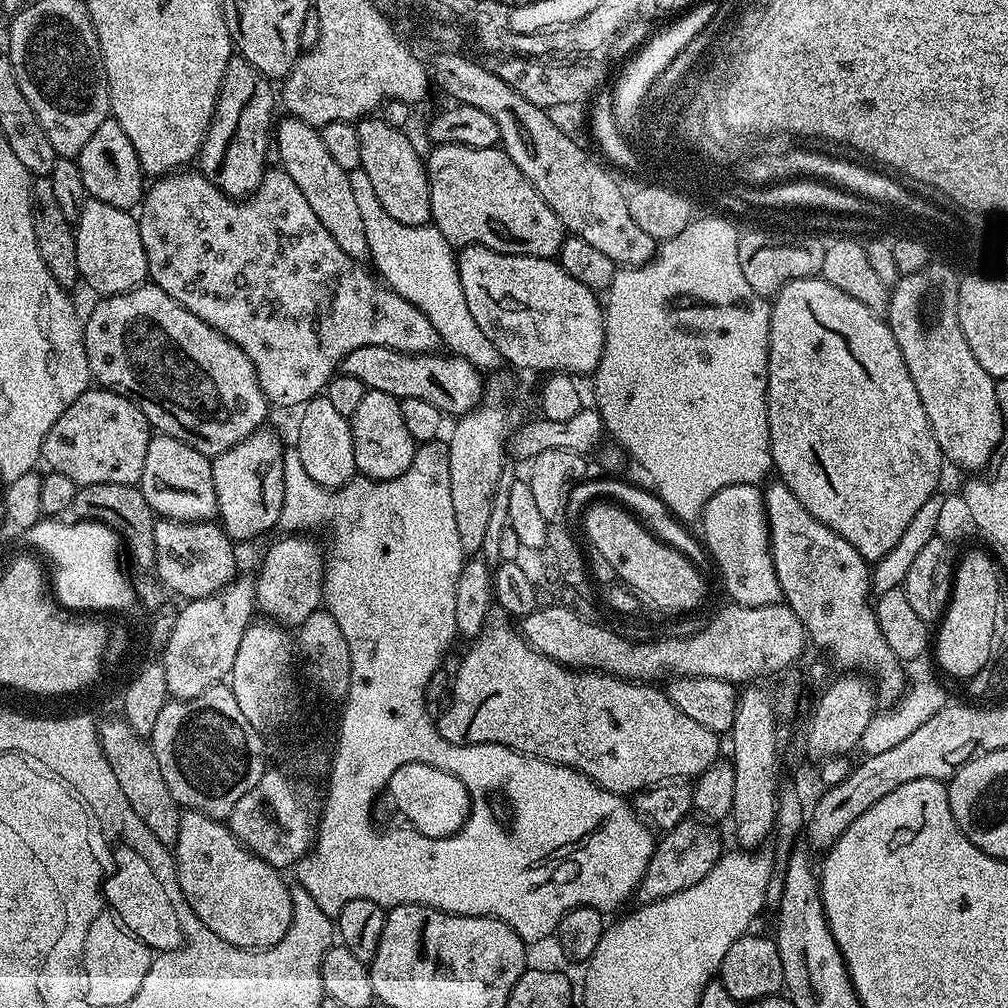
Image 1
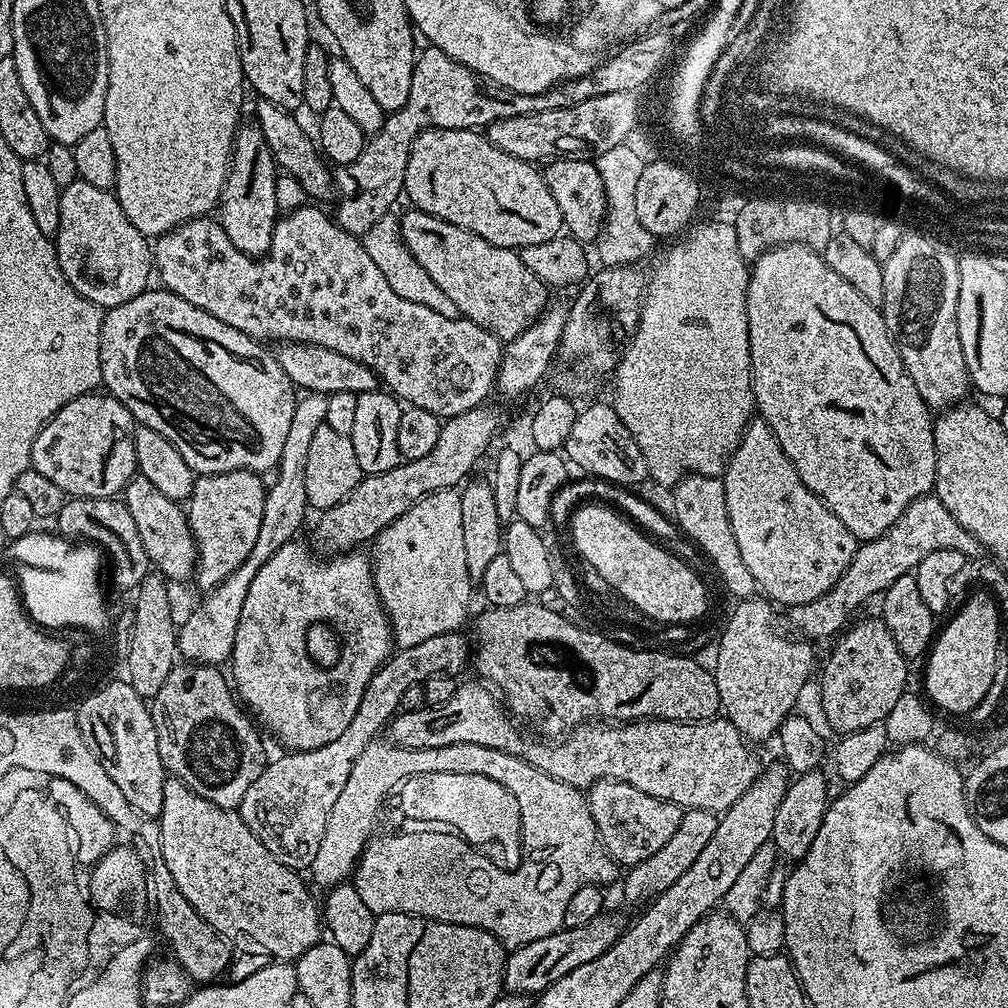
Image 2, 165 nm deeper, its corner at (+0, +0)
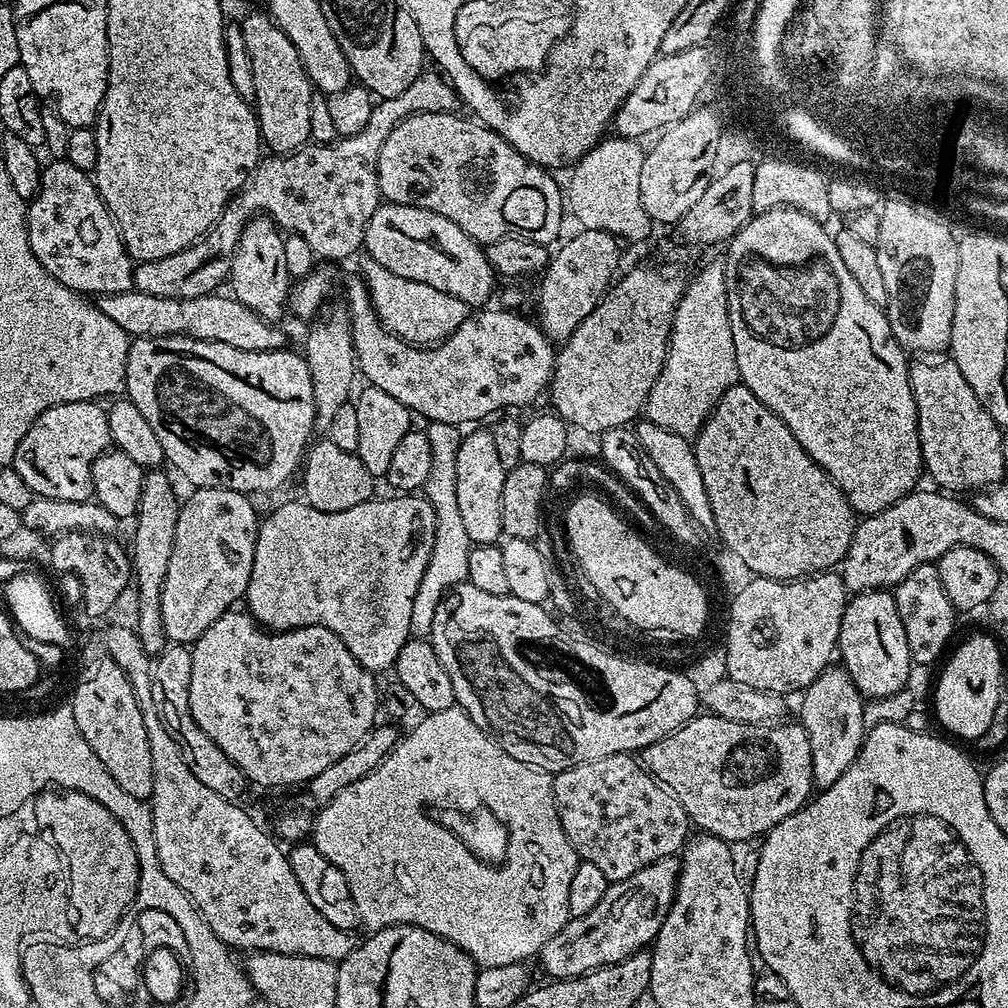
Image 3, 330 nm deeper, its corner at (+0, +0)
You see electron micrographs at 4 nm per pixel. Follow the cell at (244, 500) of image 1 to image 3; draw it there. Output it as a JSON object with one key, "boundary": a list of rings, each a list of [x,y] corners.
{"boundary":[[[196,488],[193,496],[181,503],[180,513],[178,514],[178,531],[174,534],[174,554],[170,554],[170,567],[166,569],[166,582],[162,586],[162,594],[160,595],[160,609],[162,610],[162,626],[164,627],[165,637],[173,644],[182,644],[191,646],[196,643],[197,638],[206,630],[210,630],[210,626],[214,626],[214,622],[218,622],[218,618],[222,618],[222,614],[229,611],[233,606],[245,599],[248,591],[248,583],[250,582],[250,570],[254,566],[254,546],[256,545],[256,530],[258,527],[258,515],[256,516],[256,508],[251,504],[249,497],[242,492],[234,490],[226,490],[225,488]]]}

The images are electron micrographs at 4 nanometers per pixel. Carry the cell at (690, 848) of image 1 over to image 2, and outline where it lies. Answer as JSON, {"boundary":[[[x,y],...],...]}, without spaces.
{"boundary":[[[601,914],[595,916],[586,926],[563,927],[560,931],[546,938],[538,938],[538,942],[530,942],[521,948],[513,948],[507,953],[504,961],[504,992],[522,992],[539,994],[545,992],[558,978],[570,974],[570,970],[578,970],[578,966],[586,962],[594,962],[601,954],[606,954],[614,942],[618,942],[624,933],[625,921],[616,916]]]}

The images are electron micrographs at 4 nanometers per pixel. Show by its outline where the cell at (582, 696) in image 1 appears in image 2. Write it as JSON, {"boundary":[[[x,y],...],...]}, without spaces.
{"boundary":[[[461,683],[454,698],[437,708],[423,707],[418,710],[403,710],[396,713],[390,721],[392,728],[391,743],[398,748],[430,750],[442,746],[486,746],[490,750],[502,750],[511,756],[519,756],[538,770],[550,774],[550,778],[566,782],[570,786],[587,790],[599,780],[623,782],[650,794],[659,800],[669,800],[685,810],[697,808],[710,810],[717,814],[728,811],[738,798],[746,794],[758,779],[762,764],[752,760],[748,753],[749,741],[726,718],[713,718],[699,722],[683,720],[633,720],[631,722],[585,722],[569,731],[557,744],[548,744],[547,739],[535,735],[523,736],[514,723],[513,717],[506,711],[501,697],[491,687],[483,683]]]}

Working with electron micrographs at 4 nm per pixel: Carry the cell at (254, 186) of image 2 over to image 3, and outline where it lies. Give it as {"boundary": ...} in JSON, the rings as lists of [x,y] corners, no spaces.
{"boundary":[[[257,214],[249,220],[242,230],[242,238],[238,238],[238,246],[232,255],[230,269],[230,292],[238,302],[242,302],[264,320],[279,321],[279,316],[286,312],[286,303],[290,291],[290,277],[286,268],[285,247],[283,245],[285,233],[277,228],[274,221],[263,214]]]}

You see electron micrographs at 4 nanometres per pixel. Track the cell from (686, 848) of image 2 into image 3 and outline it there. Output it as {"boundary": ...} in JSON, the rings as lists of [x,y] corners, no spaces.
{"boundary":[[[667,856],[658,858],[658,862],[650,862],[650,866],[638,870],[638,874],[630,874],[630,878],[609,883],[606,894],[602,894],[598,906],[594,906],[594,910],[590,910],[590,914],[571,917],[568,924],[562,926],[562,930],[558,930],[558,934],[554,934],[554,938],[550,938],[550,942],[546,942],[546,946],[542,946],[542,950],[538,954],[538,961],[540,960],[545,974],[548,975],[545,977],[552,980],[569,980],[575,976],[598,970],[602,966],[617,964],[630,958],[636,952],[647,949],[656,939],[670,906],[676,901],[679,877],[679,859],[676,856]]]}

